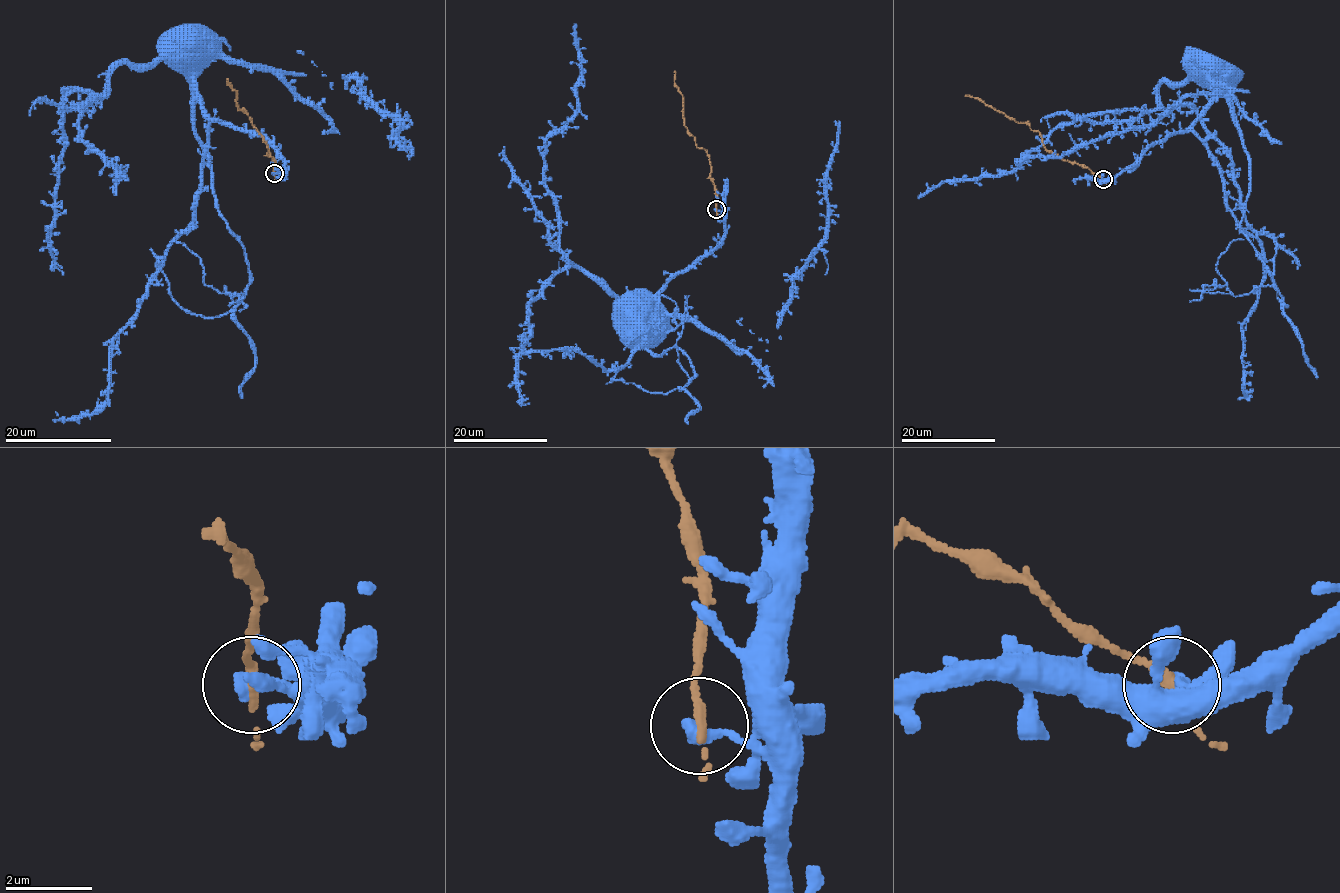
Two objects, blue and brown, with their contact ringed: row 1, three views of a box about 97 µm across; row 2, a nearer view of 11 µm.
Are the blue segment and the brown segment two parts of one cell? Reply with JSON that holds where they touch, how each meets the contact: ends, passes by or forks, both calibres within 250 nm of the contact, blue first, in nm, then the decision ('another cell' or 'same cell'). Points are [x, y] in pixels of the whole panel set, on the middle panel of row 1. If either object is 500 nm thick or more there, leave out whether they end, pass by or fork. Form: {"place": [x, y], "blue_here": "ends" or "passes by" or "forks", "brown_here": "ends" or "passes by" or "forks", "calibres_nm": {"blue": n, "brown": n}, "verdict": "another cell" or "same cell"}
{"place": [716, 209], "blue_here": "ends", "brown_here": "ends", "calibres_nm": {"blue": 380, "brown": 280}, "verdict": "another cell"}

